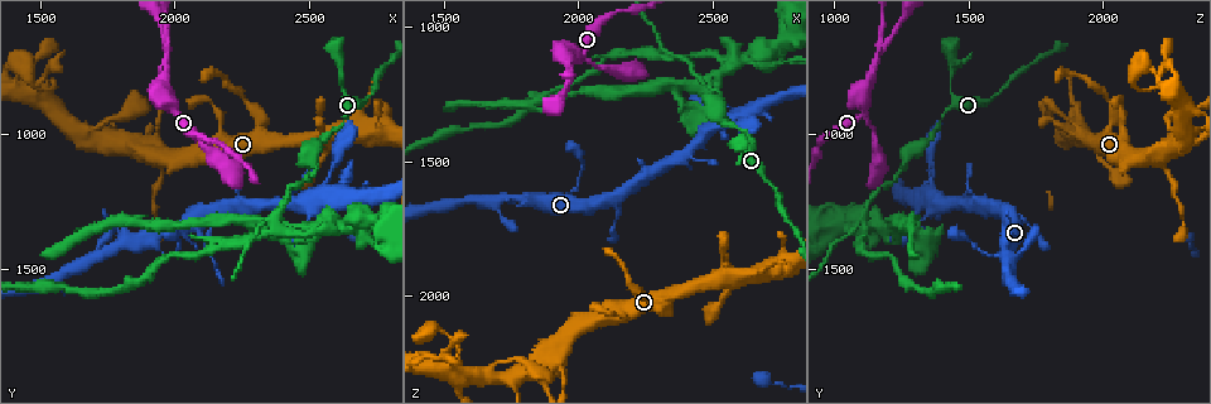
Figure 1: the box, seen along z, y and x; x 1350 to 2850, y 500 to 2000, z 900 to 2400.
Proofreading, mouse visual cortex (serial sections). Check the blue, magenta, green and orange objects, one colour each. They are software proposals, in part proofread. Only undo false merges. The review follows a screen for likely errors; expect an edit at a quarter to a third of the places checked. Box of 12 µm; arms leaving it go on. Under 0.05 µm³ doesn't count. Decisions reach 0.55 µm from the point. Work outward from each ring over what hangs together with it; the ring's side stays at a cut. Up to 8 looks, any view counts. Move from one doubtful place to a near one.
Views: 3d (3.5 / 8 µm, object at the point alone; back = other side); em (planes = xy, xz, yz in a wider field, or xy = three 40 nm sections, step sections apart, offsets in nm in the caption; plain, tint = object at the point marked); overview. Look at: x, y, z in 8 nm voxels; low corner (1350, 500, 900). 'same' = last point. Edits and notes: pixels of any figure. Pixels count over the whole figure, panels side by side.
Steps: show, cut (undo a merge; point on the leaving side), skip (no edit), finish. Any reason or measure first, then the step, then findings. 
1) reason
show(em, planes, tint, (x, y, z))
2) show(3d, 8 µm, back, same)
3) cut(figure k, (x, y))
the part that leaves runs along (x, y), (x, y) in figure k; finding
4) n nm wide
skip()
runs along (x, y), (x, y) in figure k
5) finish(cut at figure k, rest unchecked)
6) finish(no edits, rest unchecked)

branch point
show(3d, 8 µm, (1980, 680, 1170))

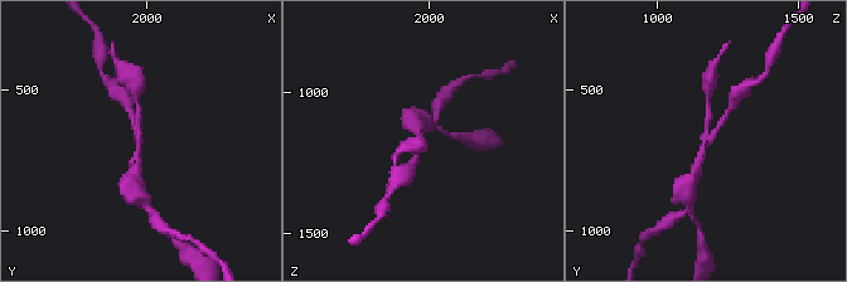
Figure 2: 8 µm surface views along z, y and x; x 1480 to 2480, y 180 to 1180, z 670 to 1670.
show(3d, 3.5 µm, (1970, 680, 1180))

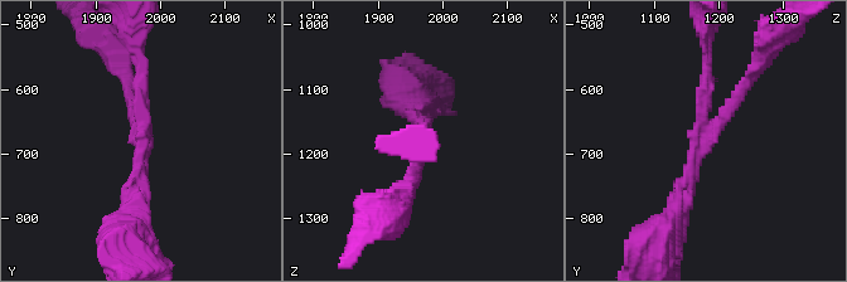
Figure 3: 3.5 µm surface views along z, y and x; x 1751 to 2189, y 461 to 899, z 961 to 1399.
3 arms; arms of 150, 200, 200 nm
show(em, xy, step 2, tint, (1975, 680, 1175))

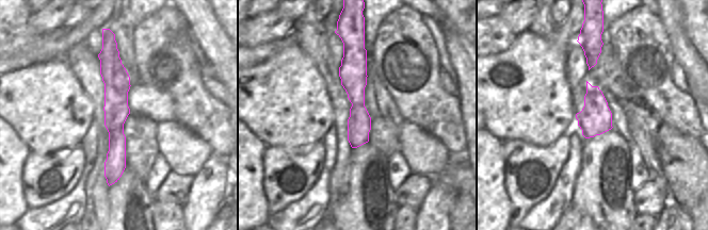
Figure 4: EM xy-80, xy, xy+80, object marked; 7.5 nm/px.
cut(figure 3, (662, 242))
the part that leaves runs along (658, 262), (658, 236), (681, 204) in figure 3; two cells meet here

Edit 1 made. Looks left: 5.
abrupt turn
show(3d, 3.5 µm, (2520, 1140, 1250))

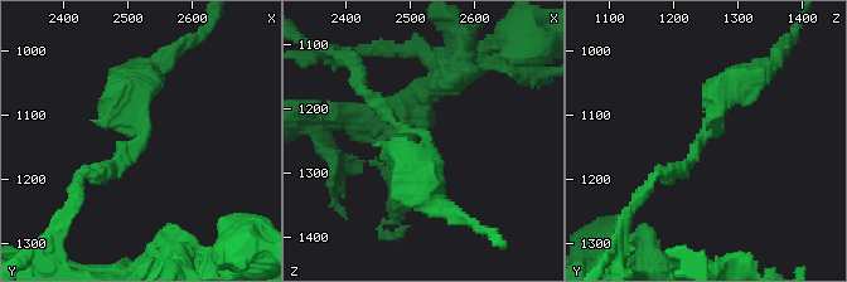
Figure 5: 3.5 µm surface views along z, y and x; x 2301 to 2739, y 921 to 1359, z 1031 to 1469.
arms of 200, 400 nm; now the EM
show(em, xy, step 5, tint, (2525, 1140, 1245))

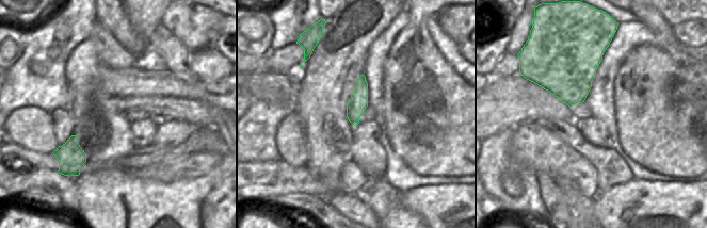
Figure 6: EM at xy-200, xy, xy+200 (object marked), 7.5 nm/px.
140 nm wide
skip()
runs along (746, 82), (720, 93), (685, 171), (658, 171) in figure 5; one cell here

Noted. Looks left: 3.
four-way junction
show(3d, 3.5 µm, (2380, 1310, 1110))

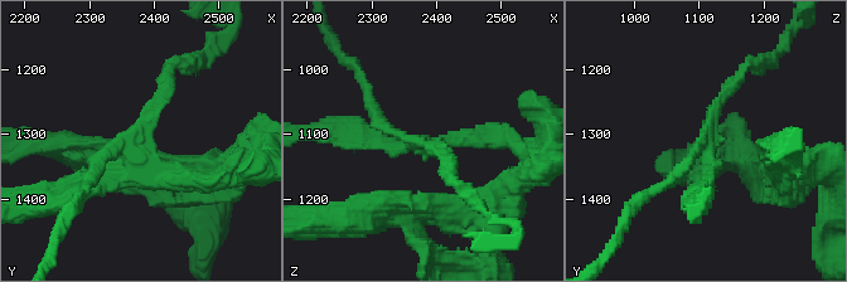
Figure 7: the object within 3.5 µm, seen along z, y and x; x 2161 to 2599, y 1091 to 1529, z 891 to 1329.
4 arms; arms of 150, 150, 150, 200 nm
show(em, xy, step 2, tint, (2385, 1305, 1120))

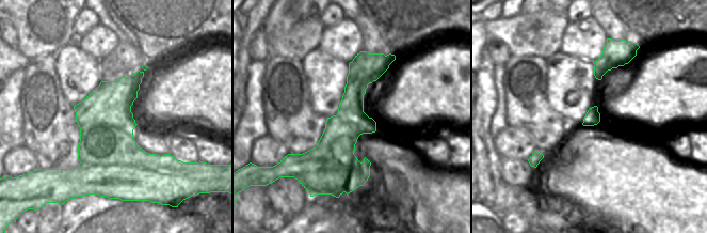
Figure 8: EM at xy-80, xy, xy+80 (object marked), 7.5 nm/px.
another direction
show(em, xy, step 1, tint, same)

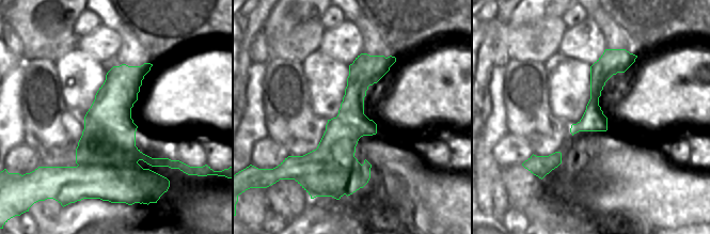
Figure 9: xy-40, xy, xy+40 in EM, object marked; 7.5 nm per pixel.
cut(figure 7, (758, 151))
the part that leaves runs along (144, 146), (194, 181), (245, 157) in figure 7; two cells meet here

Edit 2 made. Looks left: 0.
finish(cut at figure 3, cut at figure 7, rest unchecked)

